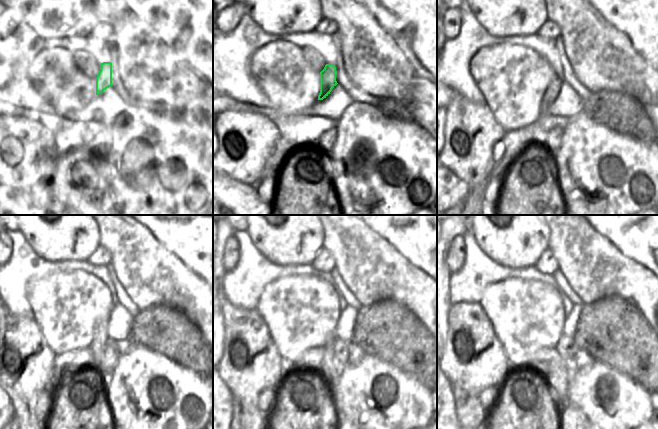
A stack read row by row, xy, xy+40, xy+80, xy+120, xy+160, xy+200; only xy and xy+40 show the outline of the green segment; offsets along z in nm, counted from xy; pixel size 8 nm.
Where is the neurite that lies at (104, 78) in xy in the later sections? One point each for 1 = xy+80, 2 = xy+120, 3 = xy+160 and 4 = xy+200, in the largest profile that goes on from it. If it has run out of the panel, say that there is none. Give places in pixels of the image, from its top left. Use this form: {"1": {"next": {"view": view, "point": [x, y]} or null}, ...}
{"1": {"next": {"view": "xy+80", "point": [553, 88]}}, "2": {"next": {"view": "xy+120", "point": [98, 344]}}, "3": {"next": {"view": "xy+160", "point": [332, 369]}}, "4": {"next": {"view": "xy+200", "point": [557, 378]}}}

